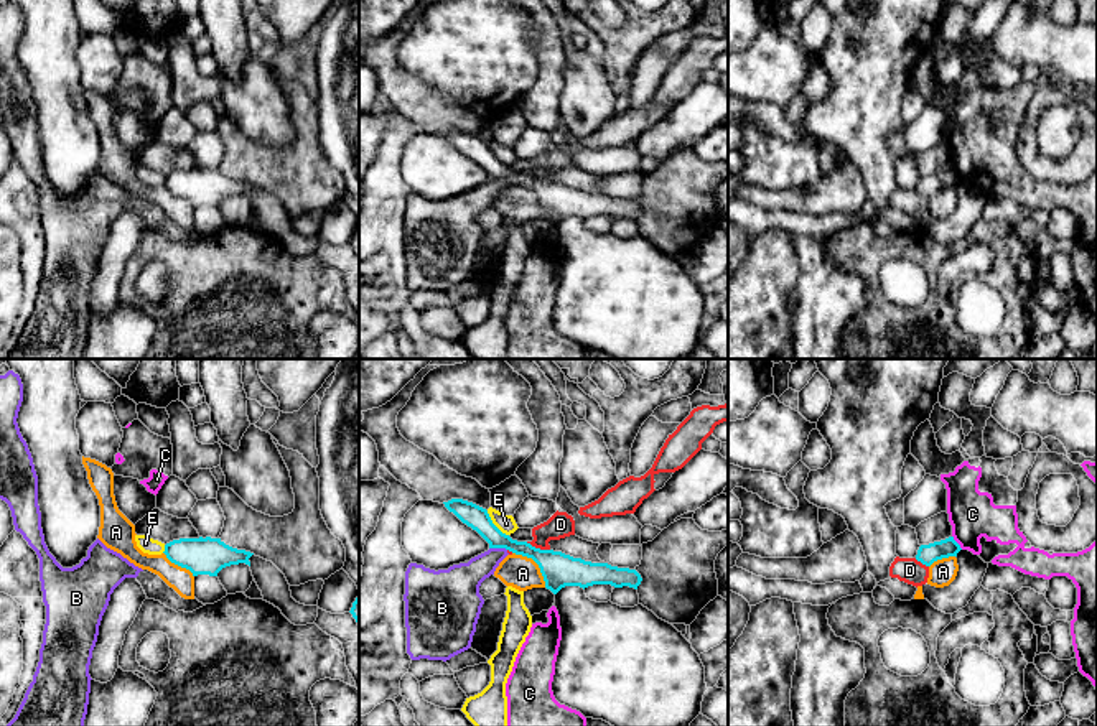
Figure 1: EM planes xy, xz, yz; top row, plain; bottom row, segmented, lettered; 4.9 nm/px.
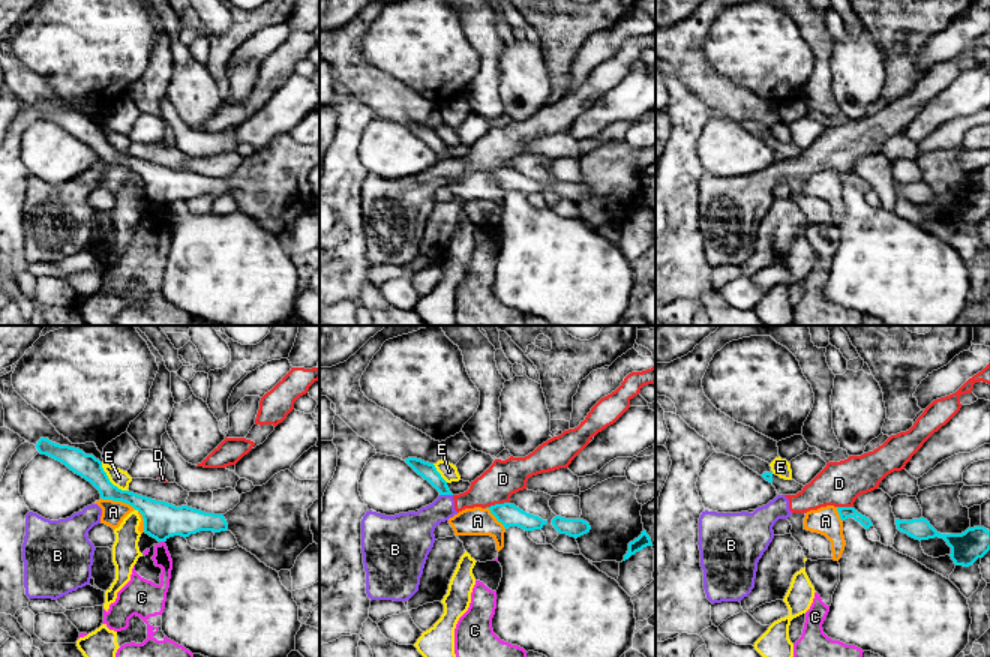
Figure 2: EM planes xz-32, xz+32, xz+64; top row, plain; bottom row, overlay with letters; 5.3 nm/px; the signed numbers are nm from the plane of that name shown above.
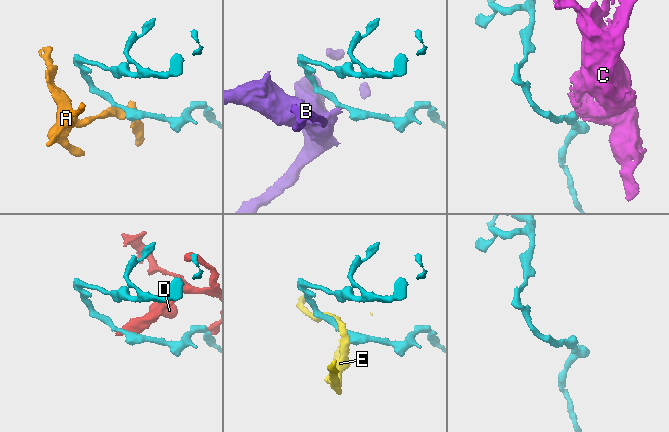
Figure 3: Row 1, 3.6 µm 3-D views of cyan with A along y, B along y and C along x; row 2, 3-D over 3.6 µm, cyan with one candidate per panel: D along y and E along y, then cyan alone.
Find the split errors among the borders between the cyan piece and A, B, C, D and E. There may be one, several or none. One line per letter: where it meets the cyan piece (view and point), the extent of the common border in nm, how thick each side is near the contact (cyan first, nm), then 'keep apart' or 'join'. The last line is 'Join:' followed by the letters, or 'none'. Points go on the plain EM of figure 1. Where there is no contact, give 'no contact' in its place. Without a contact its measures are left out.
A: contact xz (536, 193); length 240 nm; calibres 170 and 160 nm; keep apart
B: contact xz (498, 178); length 90 nm; calibres 120 and 180 nm; keep apart
C: contact yz (956, 173); length 90 nm; calibres 100 and 240 nm; keep apart
D: contact xz (537, 180); length 130 nm; calibres 170 and 120 nm; keep apart
E: contact xz (493, 155); length 170 nm; calibres 120 and 90 nm; keep apart
Join: none

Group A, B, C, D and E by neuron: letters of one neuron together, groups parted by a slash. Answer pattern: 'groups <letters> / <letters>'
groups A / B D / C / E

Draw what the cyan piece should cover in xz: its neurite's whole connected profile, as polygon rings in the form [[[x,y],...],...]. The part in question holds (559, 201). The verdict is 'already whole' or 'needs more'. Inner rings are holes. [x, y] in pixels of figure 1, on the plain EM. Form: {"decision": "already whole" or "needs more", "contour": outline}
{"decision": "already whole", "contour": [[[451,130],[443,135],[463,155],[476,161],[489,175],[489,179],[506,179],[516,186],[532,189],[540,199],[545,219],[553,226],[565,217],[580,217],[585,221],[593,216],[611,216],[614,219],[629,217],[637,221],[642,212],[636,201],[618,199],[608,194],[591,194],[562,183],[540,181],[527,173],[512,171],[492,155],[486,140],[473,133]]]}

